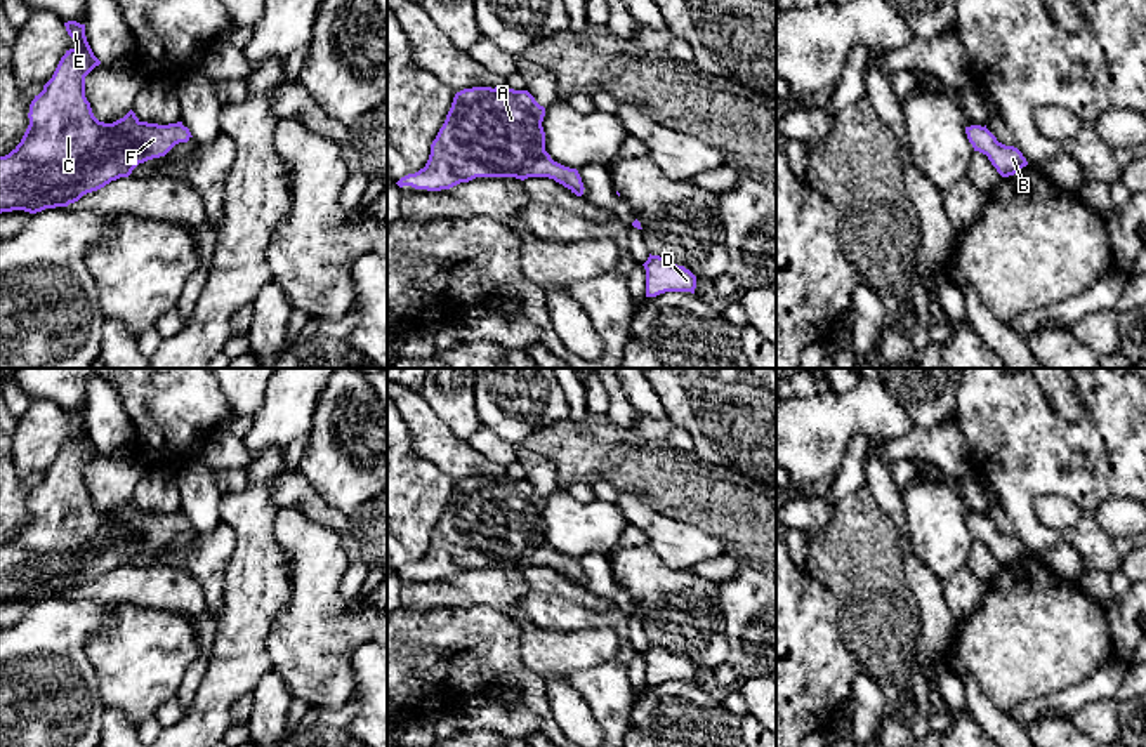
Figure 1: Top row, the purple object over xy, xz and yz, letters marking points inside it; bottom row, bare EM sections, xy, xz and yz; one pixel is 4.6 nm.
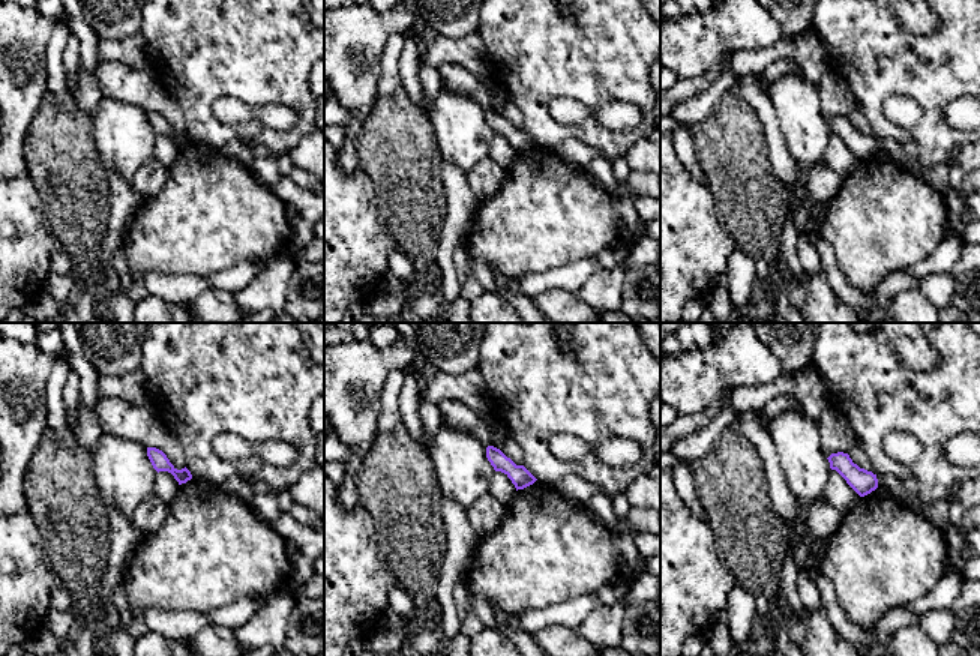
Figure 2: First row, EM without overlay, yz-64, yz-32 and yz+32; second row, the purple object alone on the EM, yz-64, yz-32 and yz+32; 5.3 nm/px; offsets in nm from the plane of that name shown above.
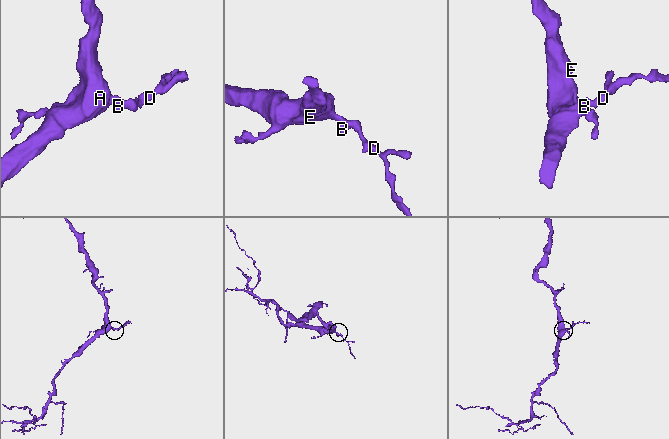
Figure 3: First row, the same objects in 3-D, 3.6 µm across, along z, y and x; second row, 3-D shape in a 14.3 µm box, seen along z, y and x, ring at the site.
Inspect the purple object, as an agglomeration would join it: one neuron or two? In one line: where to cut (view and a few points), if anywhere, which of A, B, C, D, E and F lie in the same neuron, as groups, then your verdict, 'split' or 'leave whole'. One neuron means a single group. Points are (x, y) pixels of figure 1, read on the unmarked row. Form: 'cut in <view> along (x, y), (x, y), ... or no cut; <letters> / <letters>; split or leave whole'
no cut; A B C D E F; leave whole

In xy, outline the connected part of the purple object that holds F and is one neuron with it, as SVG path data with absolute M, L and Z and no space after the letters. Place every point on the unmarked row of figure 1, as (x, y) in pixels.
M68 410L64 415L76 436L66 440L52 467L31 490L30 514L21 532L9 544L0 545L0 603L12 599L36 603L68 596L111 570L128 566L139 552L165 545L175 533L193 526L182 511L148 512L141 511L132 499L113 512L99 511L85 486L85 466L101 450L87 431L85 413Z

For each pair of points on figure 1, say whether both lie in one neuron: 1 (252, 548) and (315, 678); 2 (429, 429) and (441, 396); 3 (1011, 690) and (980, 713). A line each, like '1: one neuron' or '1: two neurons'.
1: two neurons
2: two neurons
3: two neurons

